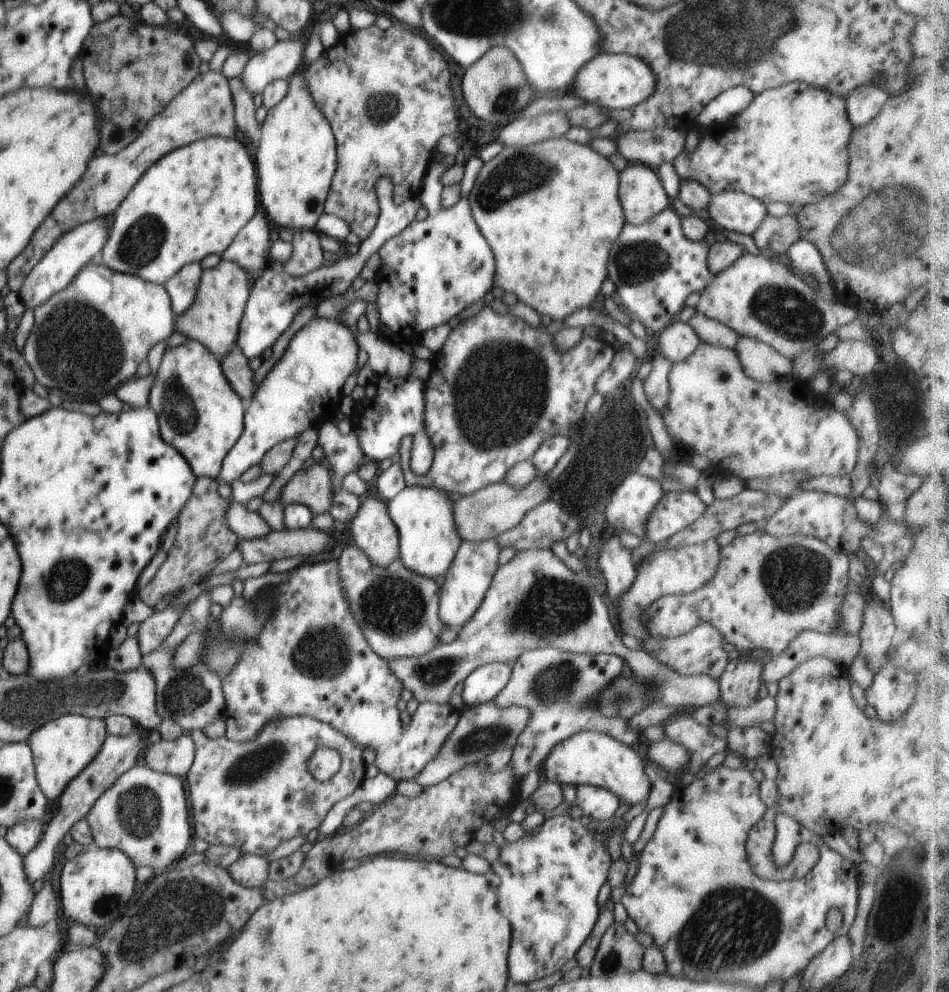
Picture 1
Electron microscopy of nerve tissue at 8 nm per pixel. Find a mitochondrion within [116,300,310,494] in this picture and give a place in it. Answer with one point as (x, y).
(182, 412)

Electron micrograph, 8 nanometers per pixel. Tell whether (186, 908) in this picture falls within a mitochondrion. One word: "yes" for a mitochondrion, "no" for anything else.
yes

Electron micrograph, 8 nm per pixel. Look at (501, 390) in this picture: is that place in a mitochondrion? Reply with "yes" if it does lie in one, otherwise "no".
yes

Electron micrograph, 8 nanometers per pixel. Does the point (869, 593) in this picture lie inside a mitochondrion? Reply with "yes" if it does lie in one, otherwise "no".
no

